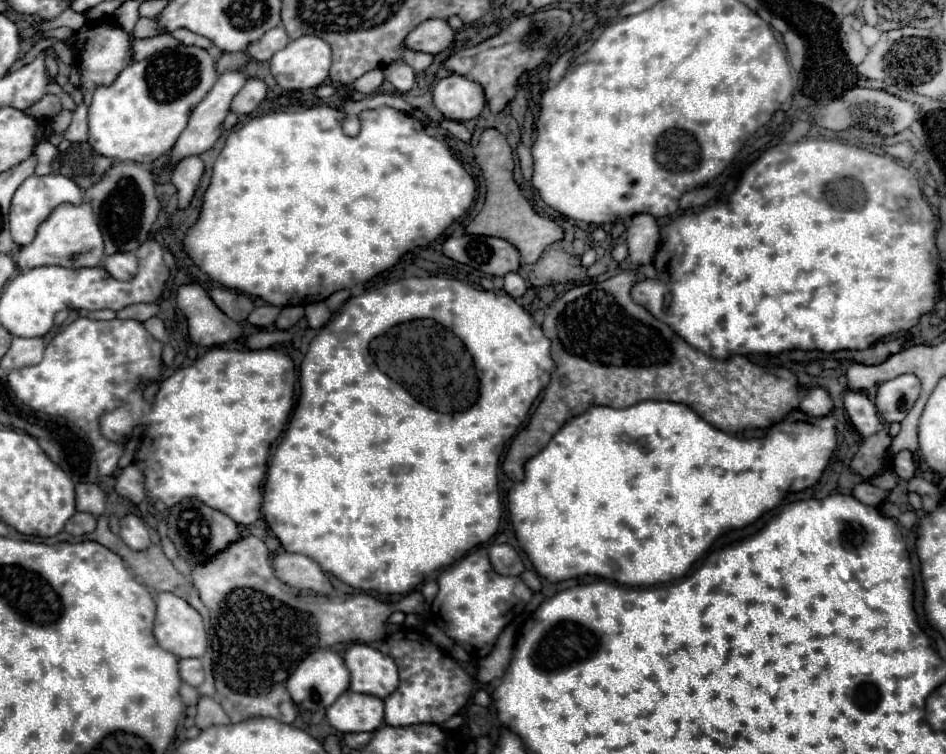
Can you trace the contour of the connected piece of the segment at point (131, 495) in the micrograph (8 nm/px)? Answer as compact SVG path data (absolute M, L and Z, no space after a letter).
M131 463L123 469L123 473L117 477L115 491L123 497L129 499L131 503L141 503L145 499L145 489L143 489L143 473Z

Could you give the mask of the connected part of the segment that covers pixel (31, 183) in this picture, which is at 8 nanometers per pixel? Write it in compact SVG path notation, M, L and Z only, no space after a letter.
M51 173L51 175L31 175L27 177L27 181L23 181L23 185L19 185L19 189L15 191L15 197L11 201L11 213L9 213L9 221L11 221L11 239L17 245L27 245L33 241L37 227L49 217L49 213L61 205L61 203L73 203L79 205L83 201L83 191L79 189L79 185L75 181L71 181L69 177L63 177L59 173Z

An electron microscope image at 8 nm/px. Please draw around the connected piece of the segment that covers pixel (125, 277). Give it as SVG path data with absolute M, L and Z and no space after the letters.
M115 253L105 257L103 267L111 277L119 281L129 281L137 273L137 257L133 253Z

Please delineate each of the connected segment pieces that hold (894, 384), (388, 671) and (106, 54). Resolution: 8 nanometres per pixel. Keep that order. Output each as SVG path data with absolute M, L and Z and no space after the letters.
M899 375L895 379L883 381L877 389L875 407L883 421L887 423L899 423L905 419L913 403L917 401L921 391L921 383L915 375Z
M355 643L347 649L343 659L351 673L351 691L385 699L397 689L399 673L389 655L383 655L369 645Z
M89 21L85 27L77 31L77 41L75 41L75 51L77 51L77 61L83 71L83 85L87 89L95 89L99 85L109 85L121 69L131 61L129 59L129 33L125 33L115 21Z

